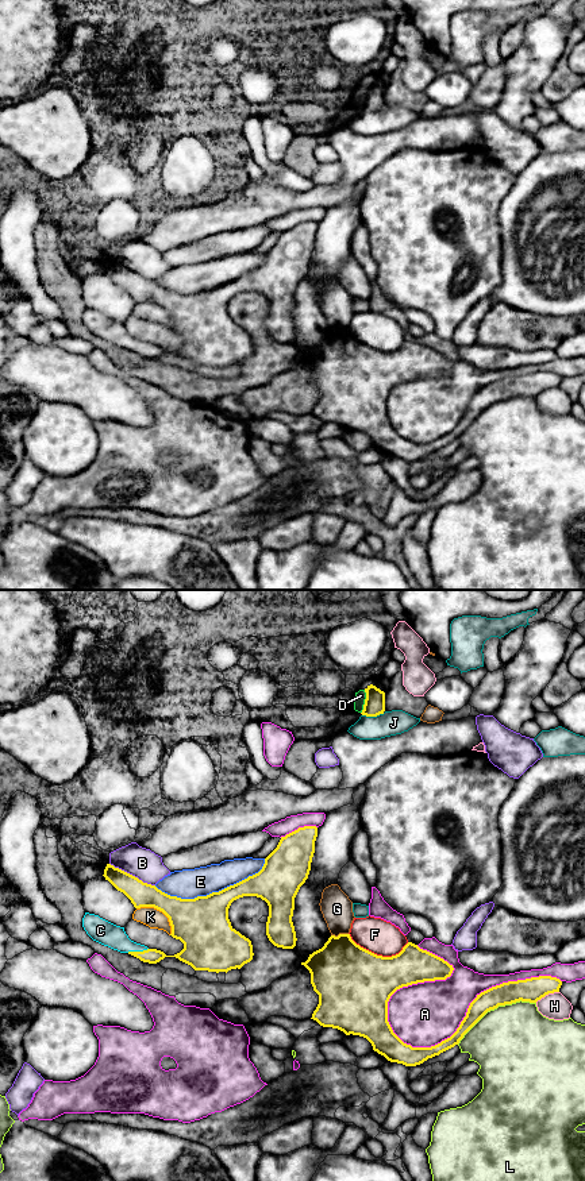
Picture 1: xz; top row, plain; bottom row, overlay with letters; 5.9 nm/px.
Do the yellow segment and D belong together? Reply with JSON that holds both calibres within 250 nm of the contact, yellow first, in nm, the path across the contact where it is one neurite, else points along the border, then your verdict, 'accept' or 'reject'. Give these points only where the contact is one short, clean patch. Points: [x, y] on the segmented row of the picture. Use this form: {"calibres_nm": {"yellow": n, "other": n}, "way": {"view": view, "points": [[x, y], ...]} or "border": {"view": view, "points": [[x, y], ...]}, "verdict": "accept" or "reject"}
{"calibres_nm": {"yellow": 130, "other": 60}, "border": {"view": "xz", "points": [[365, 690], [365, 703], [361, 713]]}, "verdict": "reject"}

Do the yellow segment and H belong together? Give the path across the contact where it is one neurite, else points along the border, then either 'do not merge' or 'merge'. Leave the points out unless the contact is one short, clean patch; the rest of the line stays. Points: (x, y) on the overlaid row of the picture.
do not merge

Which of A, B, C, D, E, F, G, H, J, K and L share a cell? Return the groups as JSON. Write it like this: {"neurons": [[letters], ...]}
{"neurons": [["A"], ["B"], ["C"], ["D"], ["E"], ["F"], ["G"], ["H"], ["J"], ["K"], ["L"]]}

